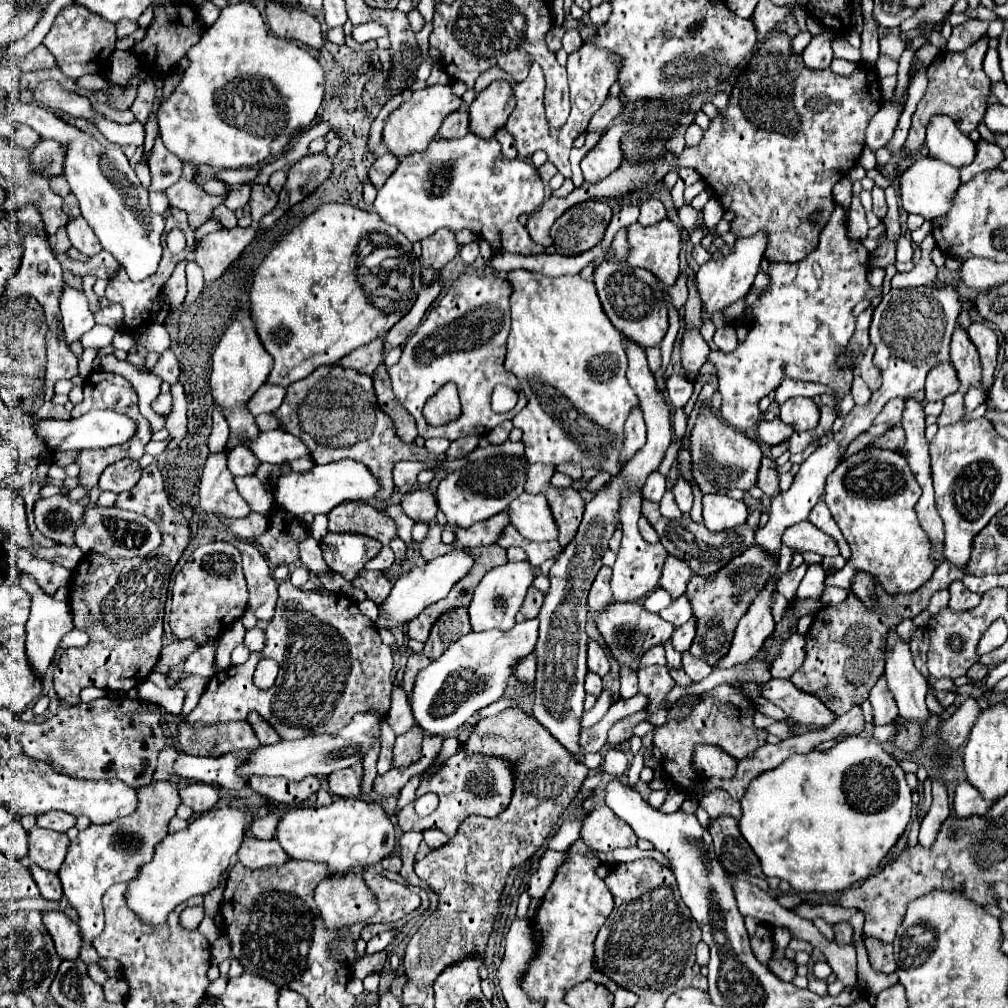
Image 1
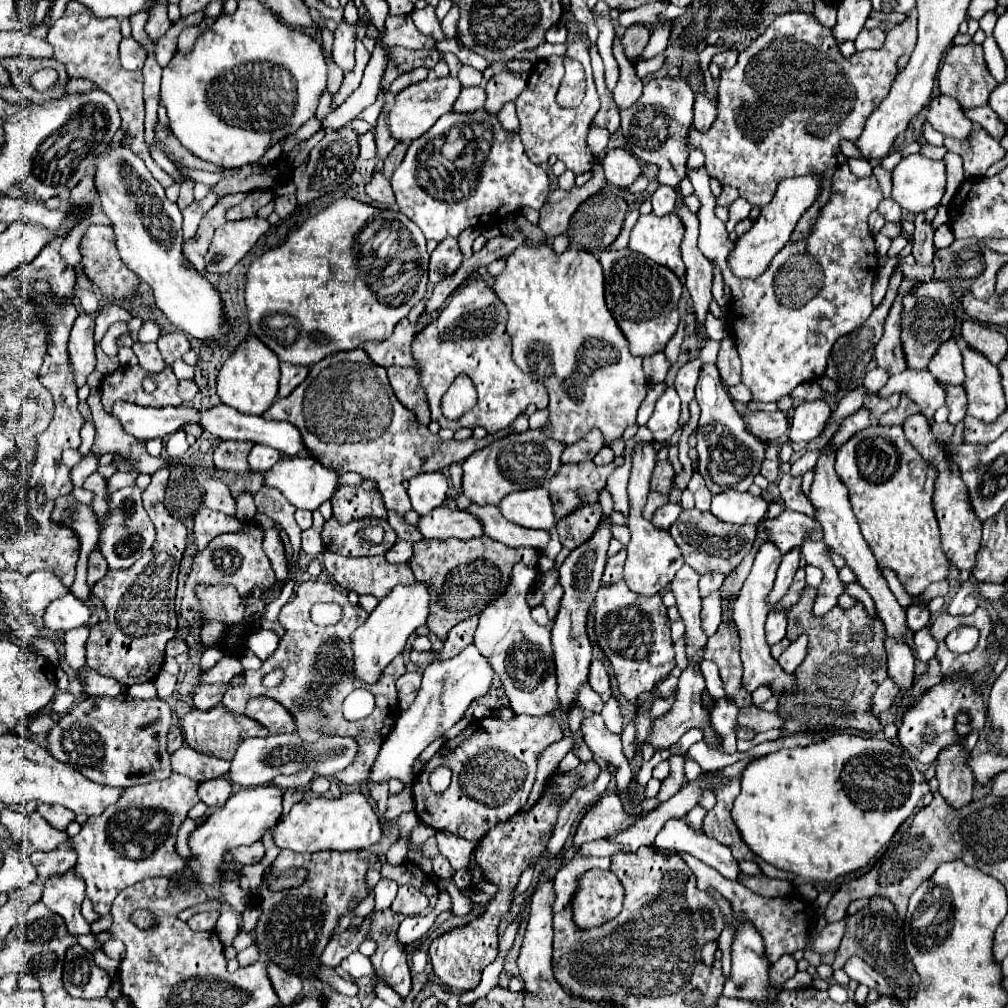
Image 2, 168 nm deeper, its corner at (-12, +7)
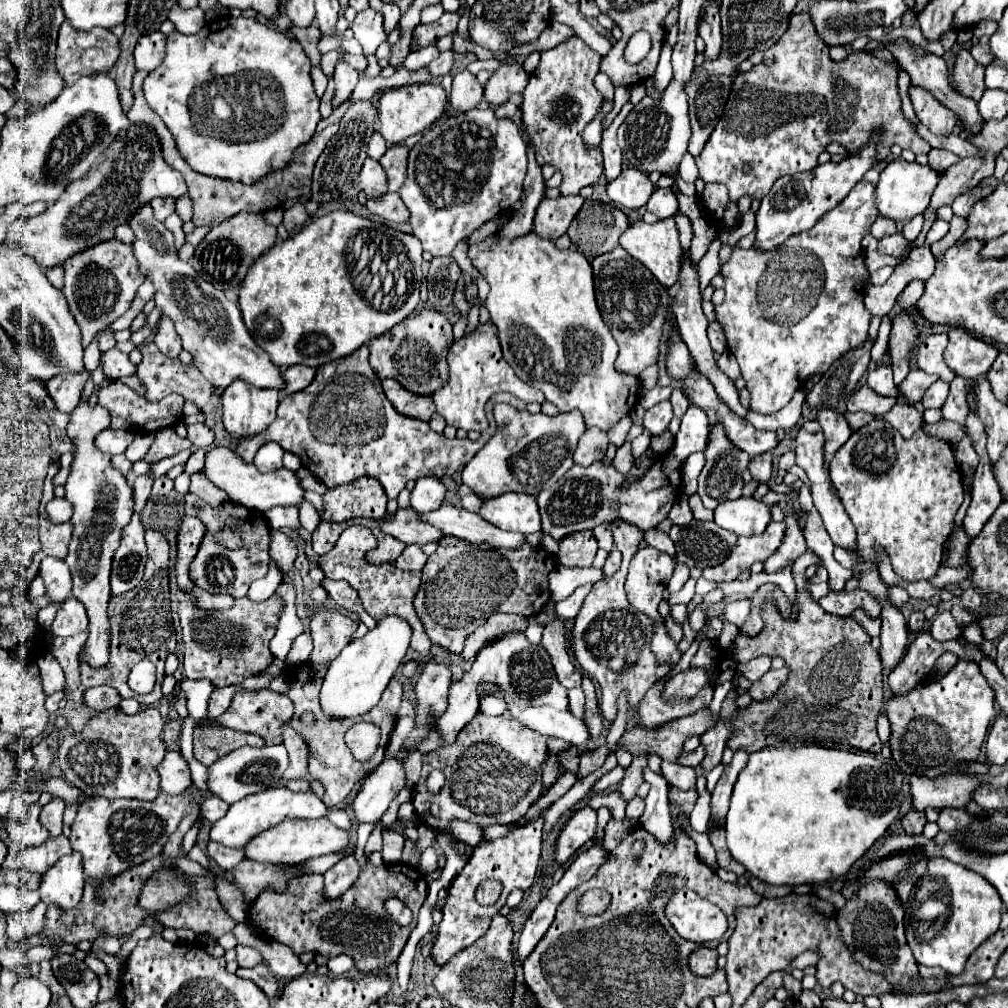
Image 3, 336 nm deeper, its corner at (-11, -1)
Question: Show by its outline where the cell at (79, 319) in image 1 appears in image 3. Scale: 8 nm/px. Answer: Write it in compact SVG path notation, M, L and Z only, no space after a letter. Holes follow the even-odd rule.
M84 368L82 372L64 372L64 374L56 374L50 382L48 382L48 392L56 402L58 410L64 412L72 412L76 408L76 404L80 402L80 394L84 390L84 384L90 380L90 372Z

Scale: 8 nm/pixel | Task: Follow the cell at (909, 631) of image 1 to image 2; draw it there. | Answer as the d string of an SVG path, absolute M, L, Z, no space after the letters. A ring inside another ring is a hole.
M913 604L907 608L907 626L909 630L917 632L921 628L925 628L929 622L929 610L927 606L921 606L921 604Z

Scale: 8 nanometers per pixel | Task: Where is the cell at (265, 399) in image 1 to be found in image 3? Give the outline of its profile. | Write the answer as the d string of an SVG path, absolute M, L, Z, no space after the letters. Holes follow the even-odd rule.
M290 366L282 370L282 380L284 380L282 396L304 390L312 382L314 374L316 374L316 368L306 368L306 366Z

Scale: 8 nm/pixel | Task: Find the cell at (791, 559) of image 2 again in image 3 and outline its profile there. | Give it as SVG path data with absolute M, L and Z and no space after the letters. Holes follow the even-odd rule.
M800 512L788 514L786 524L788 524L788 534L784 536L780 550L772 558L768 558L768 562L764 562L764 570L768 572L780 572L784 566L790 566L792 562L796 562L798 556L804 554L806 550L806 540L800 528Z

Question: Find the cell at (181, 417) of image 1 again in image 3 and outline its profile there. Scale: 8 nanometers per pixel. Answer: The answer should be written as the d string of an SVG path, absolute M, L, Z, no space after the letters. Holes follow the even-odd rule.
M190 424L190 426L188 426L188 438L192 440L194 446L206 448L206 446L212 444L214 434L212 434L212 430L208 430L204 424Z

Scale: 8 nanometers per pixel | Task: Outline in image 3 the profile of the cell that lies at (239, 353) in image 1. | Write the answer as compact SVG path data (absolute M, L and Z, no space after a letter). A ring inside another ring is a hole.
M238 378L222 392L222 408L224 428L232 436L258 434L276 418L278 390L256 388Z

